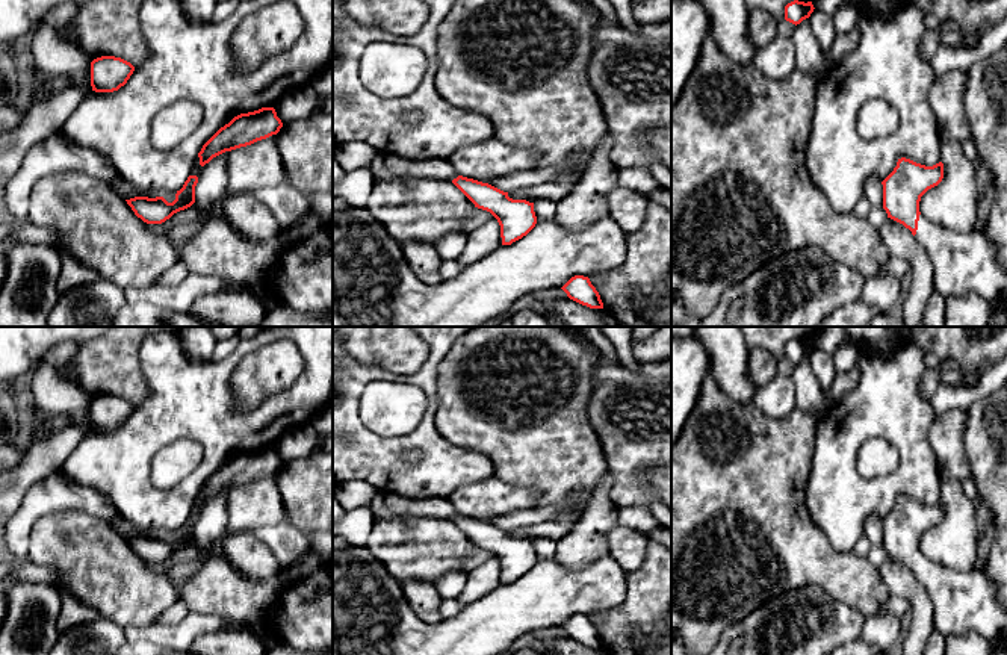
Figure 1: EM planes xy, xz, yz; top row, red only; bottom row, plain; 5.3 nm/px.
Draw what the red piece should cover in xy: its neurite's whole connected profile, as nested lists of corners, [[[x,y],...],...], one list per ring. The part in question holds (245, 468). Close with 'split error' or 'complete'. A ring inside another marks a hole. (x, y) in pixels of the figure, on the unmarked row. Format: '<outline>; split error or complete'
[[[262,446],[254,451],[240,452],[221,466],[198,492],[200,504],[204,505],[213,496],[257,480],[277,473],[283,466],[274,446]]]; complete

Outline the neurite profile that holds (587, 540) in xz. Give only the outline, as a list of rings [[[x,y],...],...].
[[[608,472],[572,531],[556,542],[555,560],[565,569],[578,570],[609,552],[606,532],[618,523],[618,507],[609,498],[611,486]]]

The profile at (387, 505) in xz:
[[[378,492],[373,501],[373,516],[378,520],[398,516],[425,516],[452,520],[460,514],[448,498],[408,499],[387,492]]]

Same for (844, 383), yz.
[[[856,365],[851,371],[835,377],[832,386],[824,390],[824,401],[827,404],[827,410],[833,405],[841,405],[847,395],[857,386],[859,377],[860,371]]]

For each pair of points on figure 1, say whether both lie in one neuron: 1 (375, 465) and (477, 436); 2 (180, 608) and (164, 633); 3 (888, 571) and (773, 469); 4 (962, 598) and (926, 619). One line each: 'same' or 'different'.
1: different
2: different
3: different
4: different

